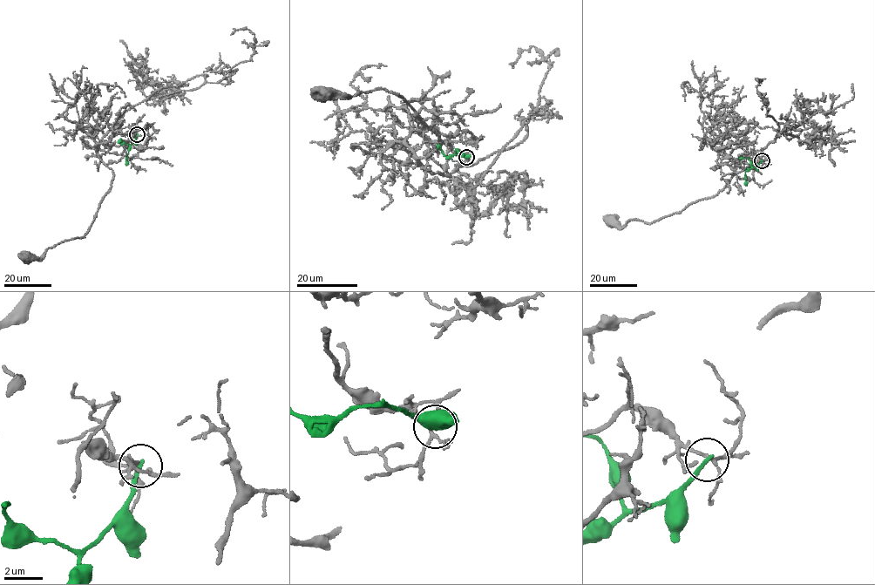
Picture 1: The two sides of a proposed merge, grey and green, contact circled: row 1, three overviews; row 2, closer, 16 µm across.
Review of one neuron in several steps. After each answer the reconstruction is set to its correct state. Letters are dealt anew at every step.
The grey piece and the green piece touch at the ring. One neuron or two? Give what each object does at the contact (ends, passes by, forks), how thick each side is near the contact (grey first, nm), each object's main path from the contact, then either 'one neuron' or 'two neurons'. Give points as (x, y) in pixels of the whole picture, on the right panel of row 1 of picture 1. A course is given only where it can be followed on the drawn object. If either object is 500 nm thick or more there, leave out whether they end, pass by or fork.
grey forks | green ends | 140/220 nm | grey via (761, 160), (750, 155), (734, 169), (730, 159), (725, 187), (680, 211), (649, 223), (612, 222) | green via (761, 160), (752, 167), (749, 159), (739, 159) | two neurons

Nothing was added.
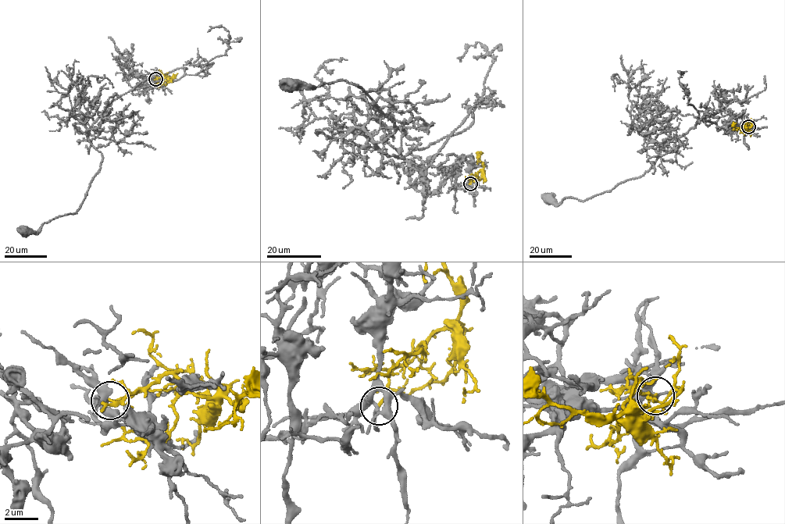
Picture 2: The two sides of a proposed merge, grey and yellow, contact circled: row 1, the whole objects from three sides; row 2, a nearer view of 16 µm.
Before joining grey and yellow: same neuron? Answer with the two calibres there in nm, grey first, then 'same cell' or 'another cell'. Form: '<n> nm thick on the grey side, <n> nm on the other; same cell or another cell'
300 nm thick on the grey side, 160 nm on the other; same cell

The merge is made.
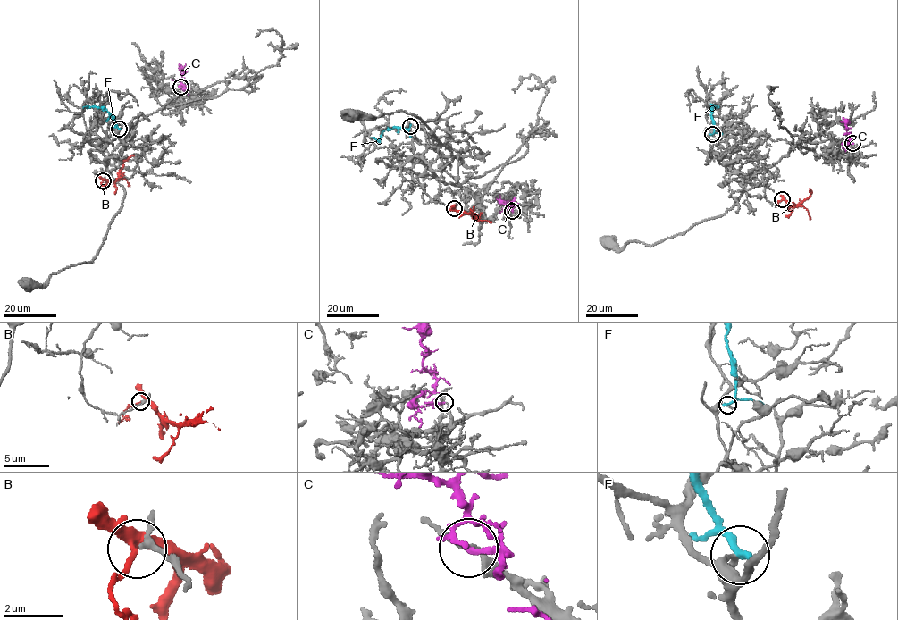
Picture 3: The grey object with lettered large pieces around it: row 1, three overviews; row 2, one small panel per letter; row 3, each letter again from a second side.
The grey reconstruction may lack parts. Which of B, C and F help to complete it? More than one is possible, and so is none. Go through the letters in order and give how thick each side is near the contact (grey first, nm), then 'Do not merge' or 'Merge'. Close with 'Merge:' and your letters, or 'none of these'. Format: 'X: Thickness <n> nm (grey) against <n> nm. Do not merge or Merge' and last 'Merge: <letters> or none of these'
B: Thickness 160 nm (grey) against 190 nm. Do not merge
C: Thickness 140 nm (grey) against 180 nm. Do not merge
F: Thickness 200 nm (grey) against 320 nm. Do not merge
Merge: none of these

